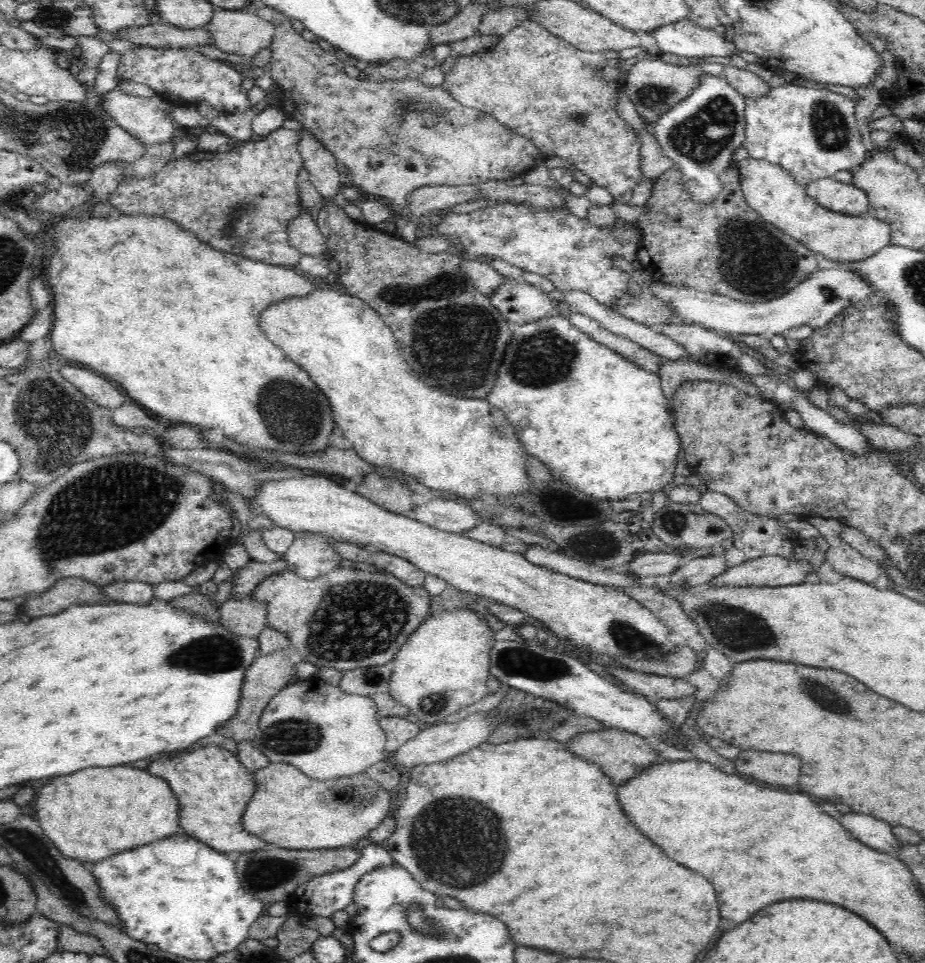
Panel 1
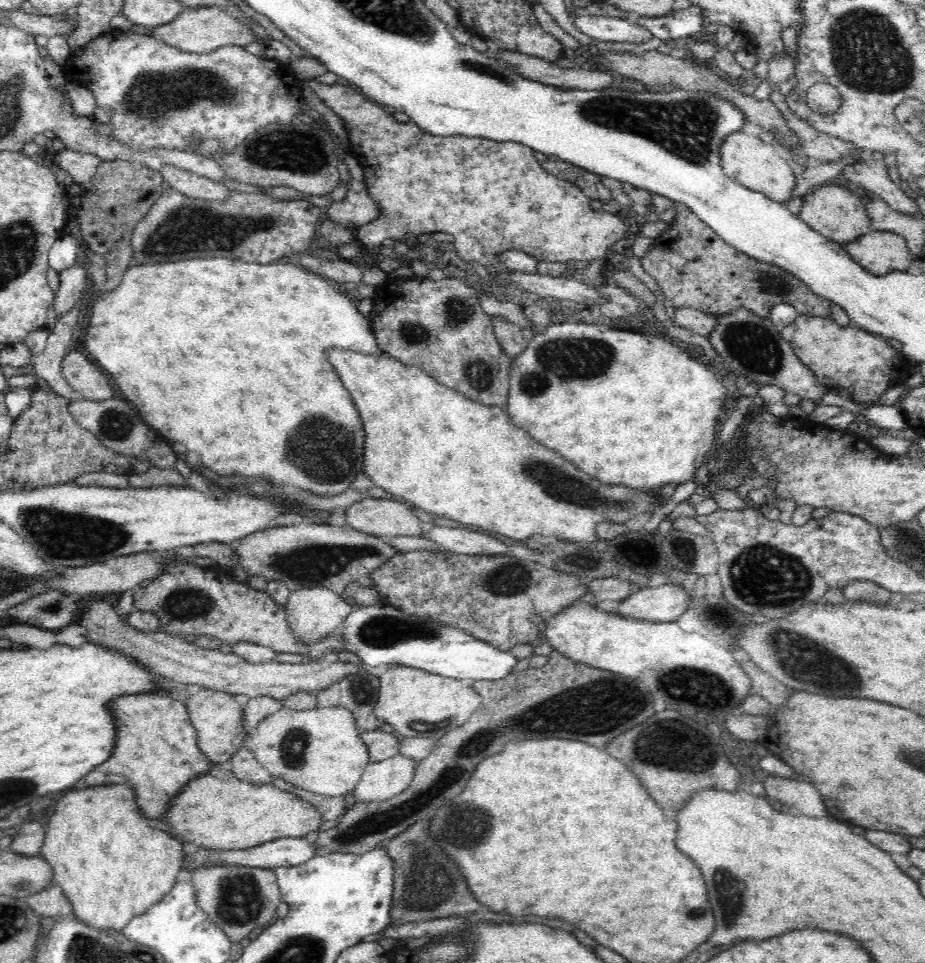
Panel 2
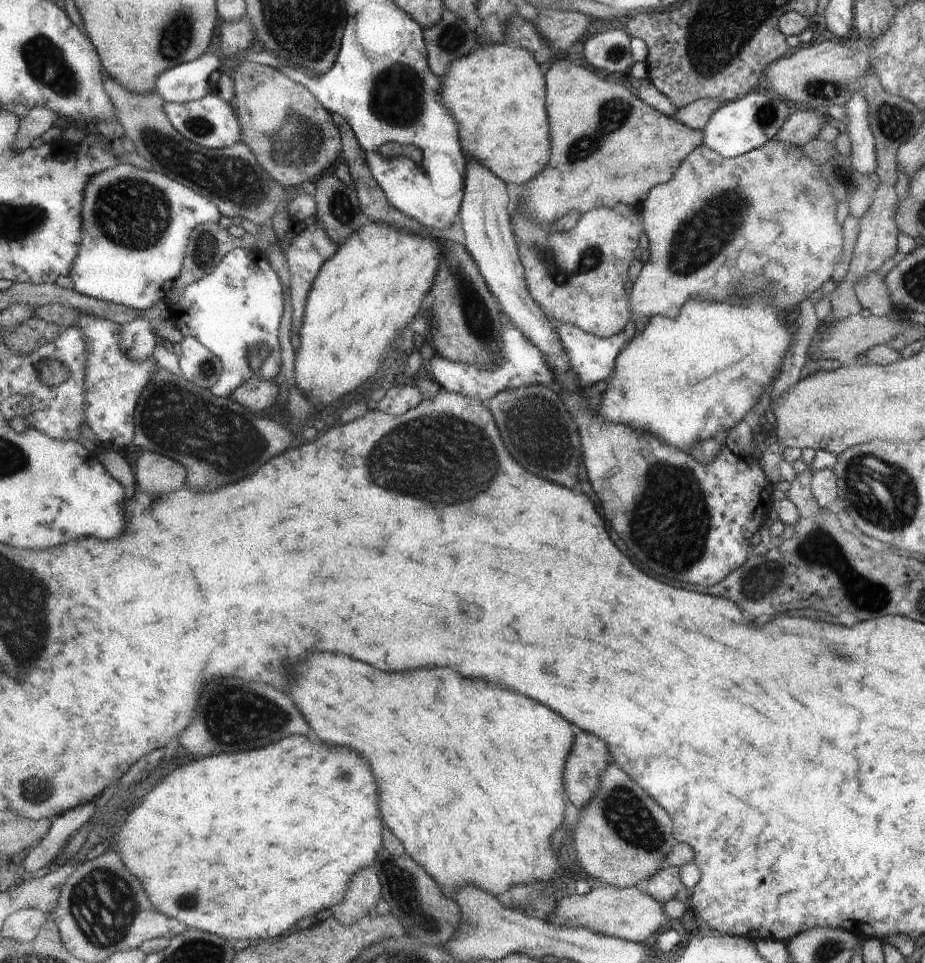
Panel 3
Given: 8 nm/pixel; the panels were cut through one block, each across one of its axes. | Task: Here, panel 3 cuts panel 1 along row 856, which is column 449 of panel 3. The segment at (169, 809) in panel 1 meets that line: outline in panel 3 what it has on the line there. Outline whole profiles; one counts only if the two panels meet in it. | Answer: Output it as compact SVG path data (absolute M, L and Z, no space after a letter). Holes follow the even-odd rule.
M511 42L501 45L483 45L469 56L460 58L449 66L443 80L443 96L459 120L459 132L463 132L463 148L467 160L477 159L490 168L507 184L524 186L538 178L551 160L550 116L547 110L546 75L541 72L530 50Z

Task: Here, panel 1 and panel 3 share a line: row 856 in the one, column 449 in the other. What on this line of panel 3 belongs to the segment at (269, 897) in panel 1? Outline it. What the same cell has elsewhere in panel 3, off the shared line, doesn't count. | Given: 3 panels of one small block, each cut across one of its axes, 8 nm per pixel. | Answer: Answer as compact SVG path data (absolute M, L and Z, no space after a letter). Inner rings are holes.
M443 240L440 257L441 262L430 290L434 298L430 311L434 348L454 361L467 361L484 367L500 363L502 361L501 306L481 274L476 260L465 245L453 240Z

